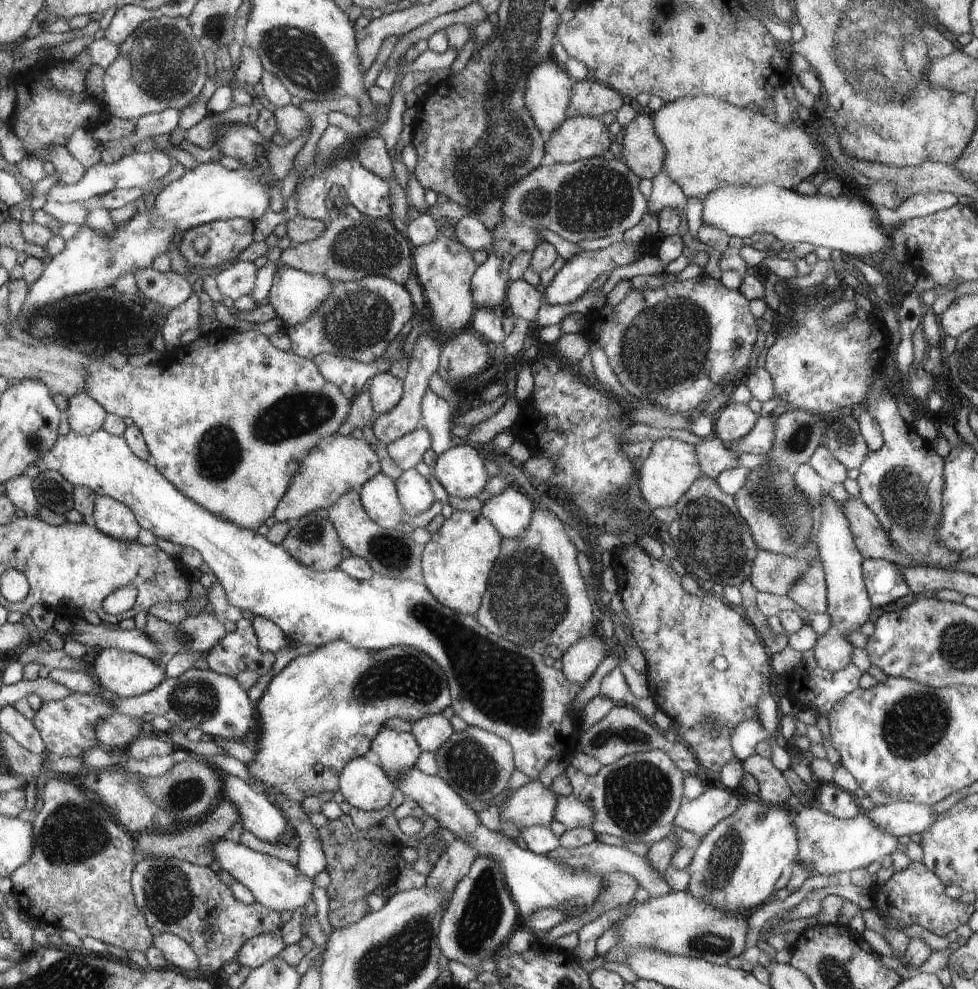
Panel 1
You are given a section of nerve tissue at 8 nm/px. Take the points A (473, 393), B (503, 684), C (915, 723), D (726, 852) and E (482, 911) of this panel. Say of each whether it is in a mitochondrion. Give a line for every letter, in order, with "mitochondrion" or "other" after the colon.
A: other
B: mitochondrion
C: mitochondrion
D: mitochondrion
E: mitochondrion

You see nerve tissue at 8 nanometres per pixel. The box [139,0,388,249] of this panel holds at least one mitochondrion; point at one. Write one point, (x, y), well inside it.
(303, 61)

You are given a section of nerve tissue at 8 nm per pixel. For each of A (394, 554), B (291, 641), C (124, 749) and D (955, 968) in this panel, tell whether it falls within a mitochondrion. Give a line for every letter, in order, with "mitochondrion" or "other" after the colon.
A: mitochondrion
B: other
C: other
D: other

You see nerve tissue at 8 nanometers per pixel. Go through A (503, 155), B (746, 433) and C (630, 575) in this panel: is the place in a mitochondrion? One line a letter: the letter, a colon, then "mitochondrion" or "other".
A: mitochondrion
B: other
C: other

